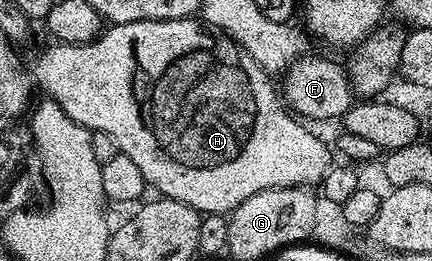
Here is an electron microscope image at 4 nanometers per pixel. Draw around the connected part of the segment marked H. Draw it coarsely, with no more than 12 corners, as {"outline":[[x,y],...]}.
{"outline":[[199,17],[56,42],[33,83],[157,195],[227,215],[333,151]]}

